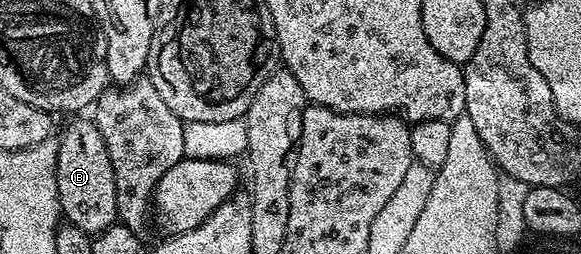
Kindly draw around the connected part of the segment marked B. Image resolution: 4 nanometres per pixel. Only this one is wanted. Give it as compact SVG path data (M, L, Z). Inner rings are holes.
M90 118L79 119L60 139L57 139L55 176L59 194L59 210L62 218L92 237L100 235L106 227L116 222L117 181L113 177L113 165L105 149L105 141Z

